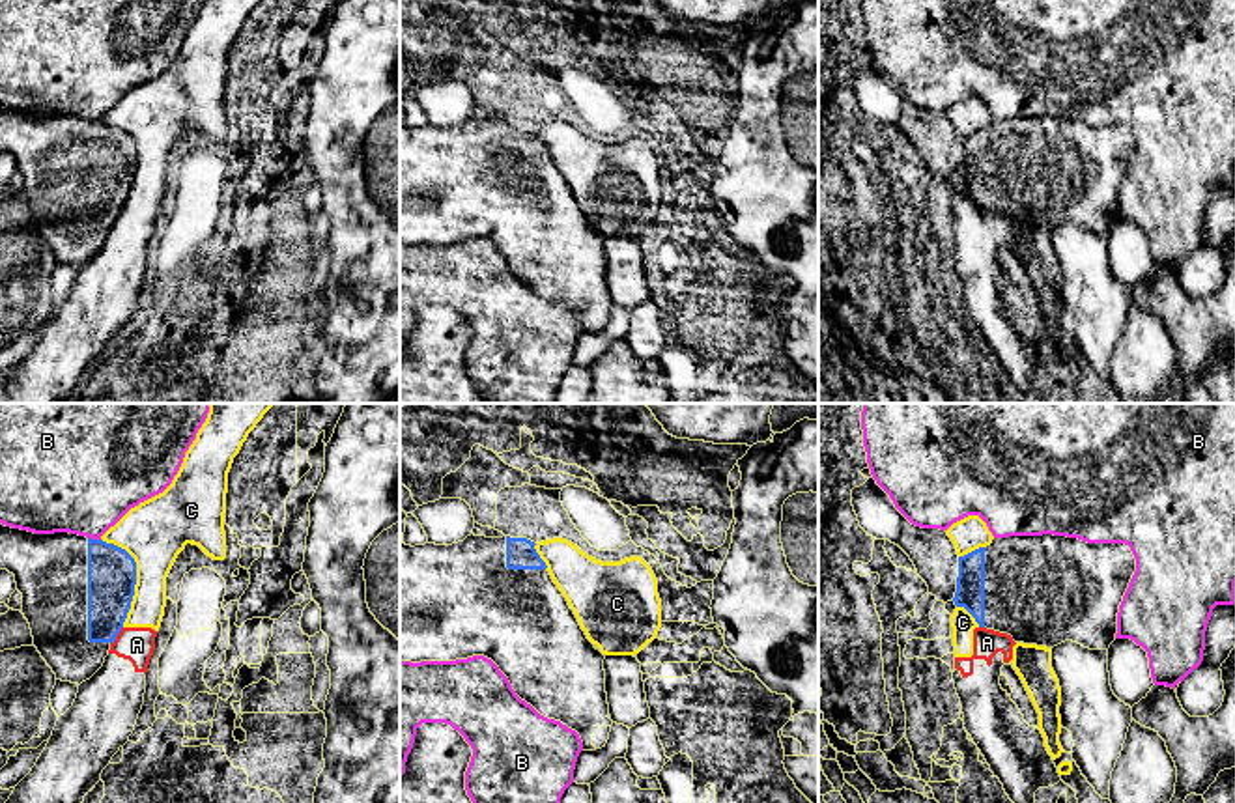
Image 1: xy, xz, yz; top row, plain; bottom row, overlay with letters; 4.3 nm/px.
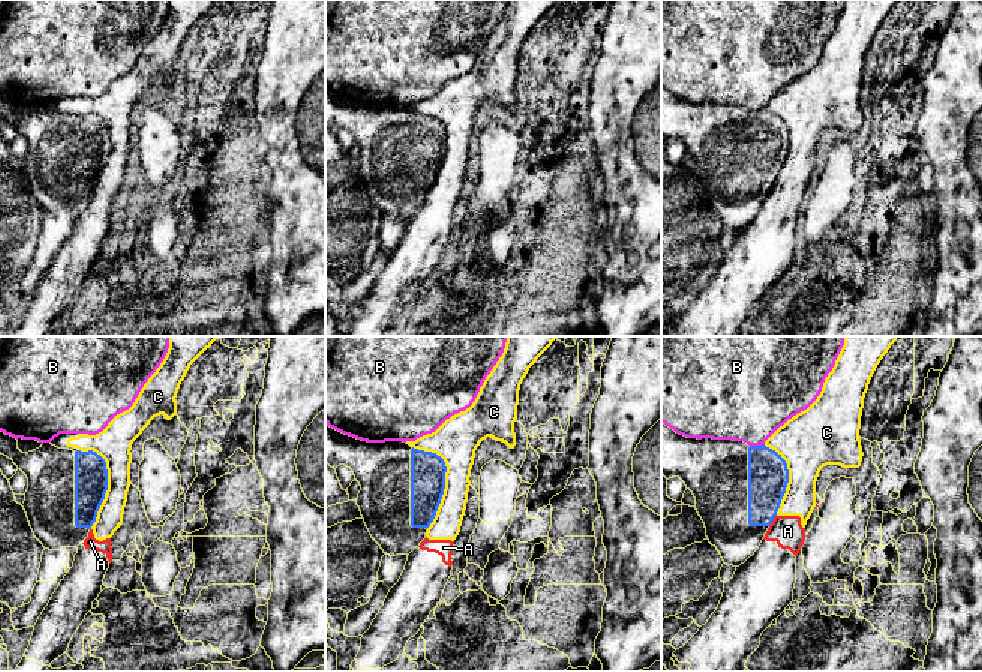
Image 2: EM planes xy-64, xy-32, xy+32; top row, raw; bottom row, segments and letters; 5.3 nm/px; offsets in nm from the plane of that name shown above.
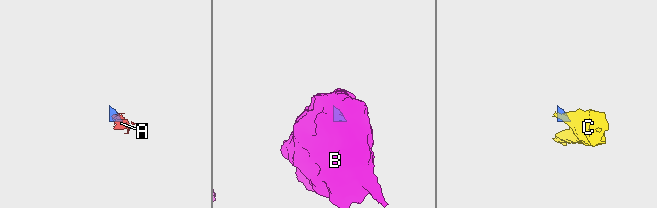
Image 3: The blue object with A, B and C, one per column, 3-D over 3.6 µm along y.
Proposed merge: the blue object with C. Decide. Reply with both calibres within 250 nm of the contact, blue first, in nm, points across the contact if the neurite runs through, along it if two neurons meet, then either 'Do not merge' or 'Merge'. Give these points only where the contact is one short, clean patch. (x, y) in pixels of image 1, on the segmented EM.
Thickness 200 nm (blue) against 280 nm. Boundary: xy (101, 538), (120, 546), (135, 563), (135, 594), (122, 626). Do not merge

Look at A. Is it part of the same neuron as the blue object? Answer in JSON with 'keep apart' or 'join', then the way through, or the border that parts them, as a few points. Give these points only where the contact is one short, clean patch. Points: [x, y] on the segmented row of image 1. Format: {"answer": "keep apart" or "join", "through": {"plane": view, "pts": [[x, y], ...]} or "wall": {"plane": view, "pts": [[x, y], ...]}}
{"answer": "keep apart", "wall": {"plane": "xy", "pts": [[122, 626], [111, 645]]}}

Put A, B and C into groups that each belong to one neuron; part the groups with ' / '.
A C / B

